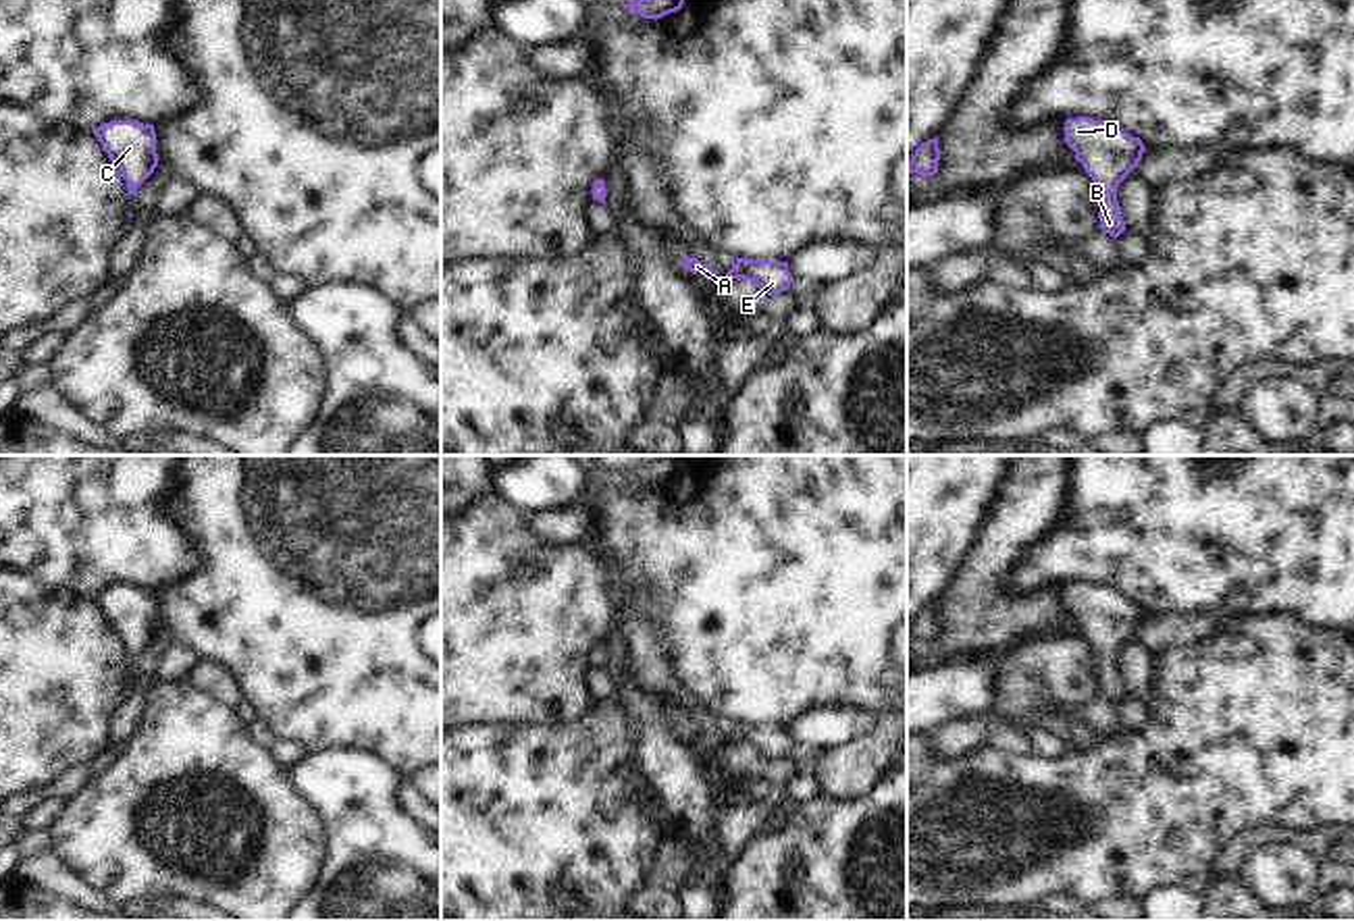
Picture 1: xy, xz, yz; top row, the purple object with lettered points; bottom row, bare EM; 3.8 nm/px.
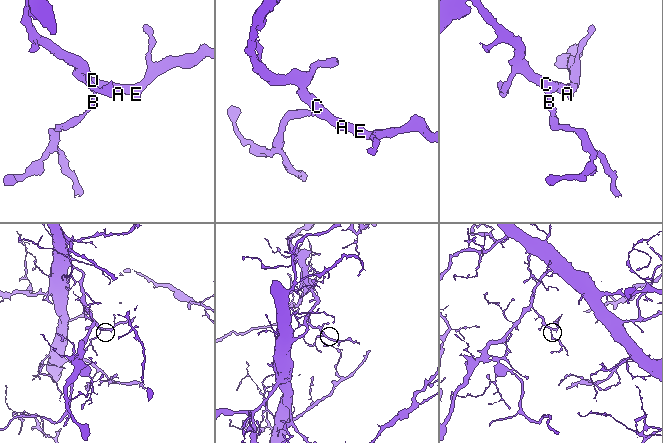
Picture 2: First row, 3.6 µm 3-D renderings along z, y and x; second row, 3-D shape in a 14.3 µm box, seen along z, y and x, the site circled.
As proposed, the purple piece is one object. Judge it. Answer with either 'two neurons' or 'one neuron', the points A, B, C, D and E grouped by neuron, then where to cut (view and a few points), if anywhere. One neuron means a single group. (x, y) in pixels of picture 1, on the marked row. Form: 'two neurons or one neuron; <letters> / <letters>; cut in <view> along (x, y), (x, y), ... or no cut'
one neuron; A B C D E; no cut

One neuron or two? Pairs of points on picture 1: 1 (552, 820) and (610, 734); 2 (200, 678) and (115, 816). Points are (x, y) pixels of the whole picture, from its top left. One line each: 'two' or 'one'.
1: one
2: two

